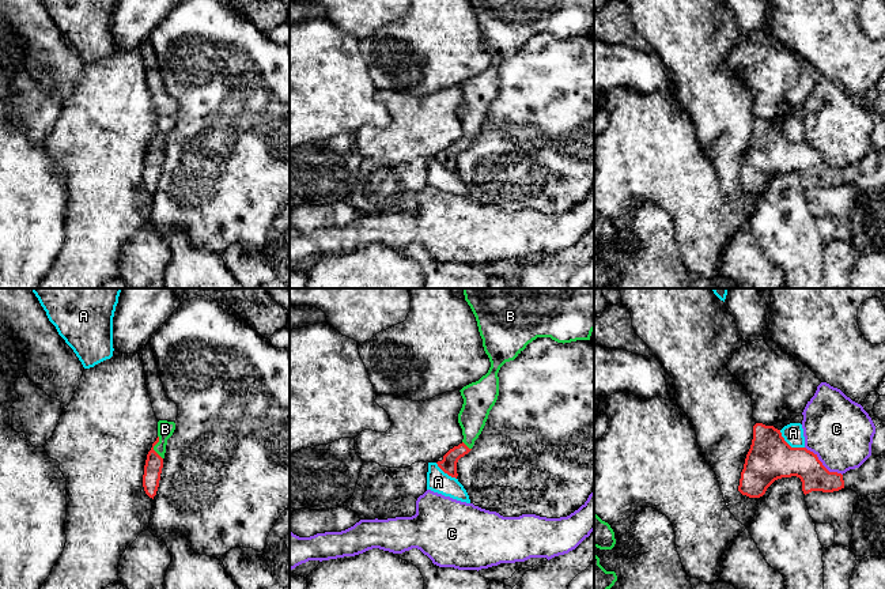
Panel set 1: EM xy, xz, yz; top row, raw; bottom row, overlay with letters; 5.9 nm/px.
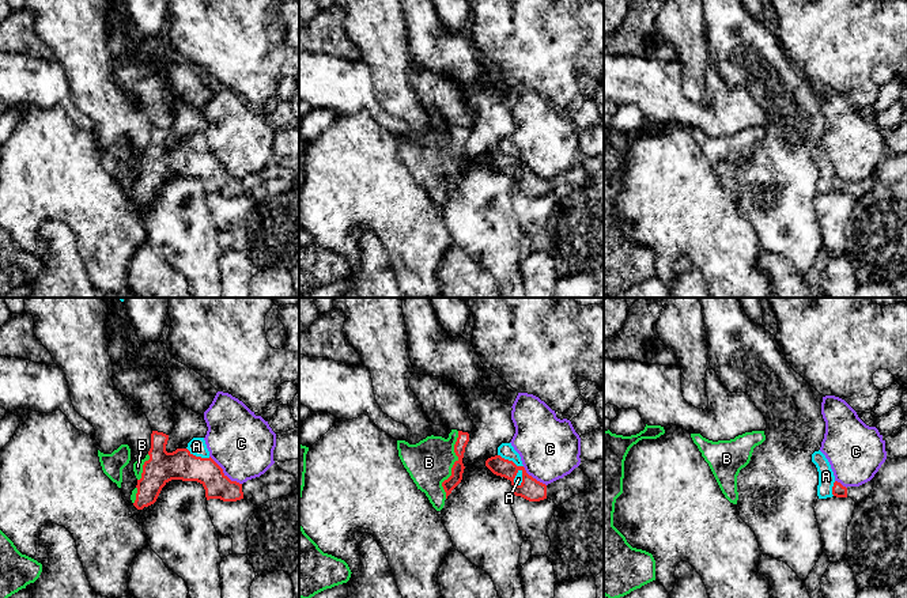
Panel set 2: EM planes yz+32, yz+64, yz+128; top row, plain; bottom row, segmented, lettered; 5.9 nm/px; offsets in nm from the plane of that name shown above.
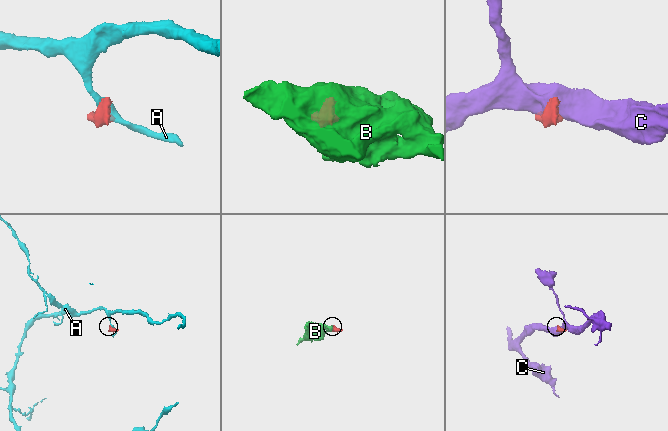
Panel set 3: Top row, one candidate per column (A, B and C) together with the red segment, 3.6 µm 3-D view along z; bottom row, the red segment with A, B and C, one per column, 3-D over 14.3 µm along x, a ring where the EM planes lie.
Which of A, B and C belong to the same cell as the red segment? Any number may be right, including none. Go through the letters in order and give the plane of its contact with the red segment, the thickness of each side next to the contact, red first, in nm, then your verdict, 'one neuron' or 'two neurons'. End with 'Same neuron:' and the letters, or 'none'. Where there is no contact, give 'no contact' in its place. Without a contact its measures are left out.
A: yz | 260/120 nm | two neurons
B: xy | 110/100 nm | one neuron
C: yz | 220/380 nm | two neurons
Same neuron: B

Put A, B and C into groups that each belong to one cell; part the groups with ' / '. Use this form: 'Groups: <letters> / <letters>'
Groups: A / B / C

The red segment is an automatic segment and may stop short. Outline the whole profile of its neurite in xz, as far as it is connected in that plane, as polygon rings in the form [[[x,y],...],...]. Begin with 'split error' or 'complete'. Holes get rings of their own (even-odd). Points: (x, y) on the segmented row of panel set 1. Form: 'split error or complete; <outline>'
split error; [[[462,288],[465,301],[470,306],[483,339],[483,347],[489,358],[491,367],[479,381],[464,386],[459,392],[464,399],[458,414],[458,423],[464,439],[450,449],[438,467],[451,477],[458,476],[457,462],[468,454],[481,434],[489,411],[499,396],[500,367],[514,360],[529,343],[537,337],[551,337],[557,343],[590,340],[594,331],[594,288]]]

